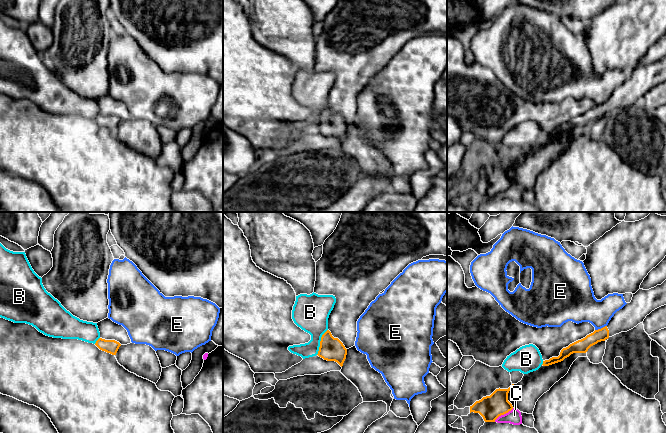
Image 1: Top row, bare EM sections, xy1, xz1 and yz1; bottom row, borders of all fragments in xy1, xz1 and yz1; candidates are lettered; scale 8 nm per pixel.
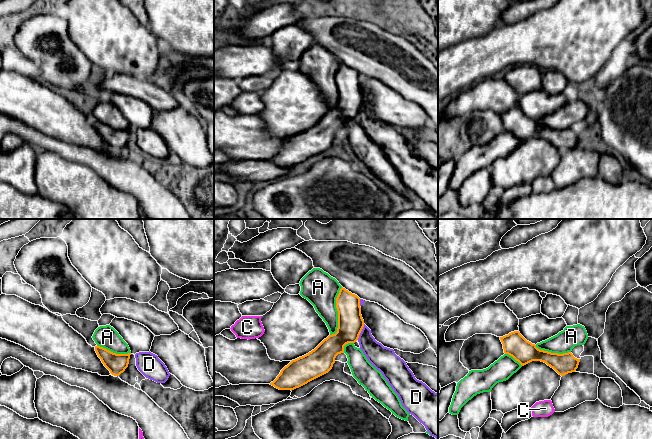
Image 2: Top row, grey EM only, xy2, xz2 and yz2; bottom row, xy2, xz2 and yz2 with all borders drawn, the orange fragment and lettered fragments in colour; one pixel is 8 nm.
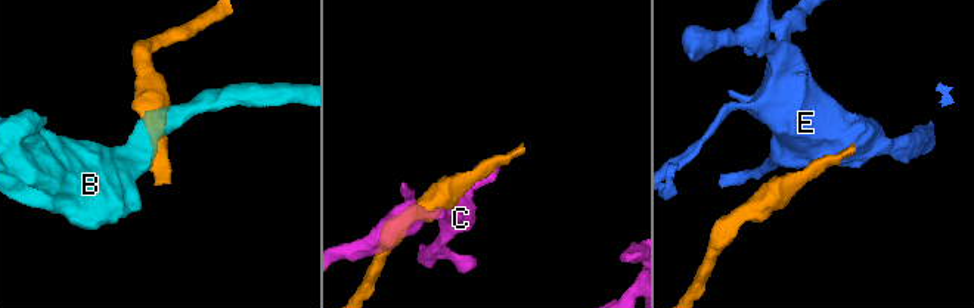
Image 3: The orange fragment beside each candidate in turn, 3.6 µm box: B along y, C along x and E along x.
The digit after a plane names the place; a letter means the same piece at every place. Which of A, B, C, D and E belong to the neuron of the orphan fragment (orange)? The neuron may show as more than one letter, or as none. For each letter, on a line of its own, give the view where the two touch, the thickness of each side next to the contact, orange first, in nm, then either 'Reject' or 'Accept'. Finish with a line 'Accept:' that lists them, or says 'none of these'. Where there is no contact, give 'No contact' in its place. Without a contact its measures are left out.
A: Touches orange in xz2. Thickness 200 nm (orange) against 280 nm. Reject
B: Touches orange in xz1. Thickness 190 nm (orange) against 280 nm. Reject
C: Touches orange in yz1. Thickness 190 nm (orange) against 120 nm. Reject
D: Touches orange in xz2. Thickness 200 nm (orange) against 180 nm. Reject
E: Touches orange in yz1. Thickness 110 nm (orange) against 280 nm. Reject
Accept: none of these

